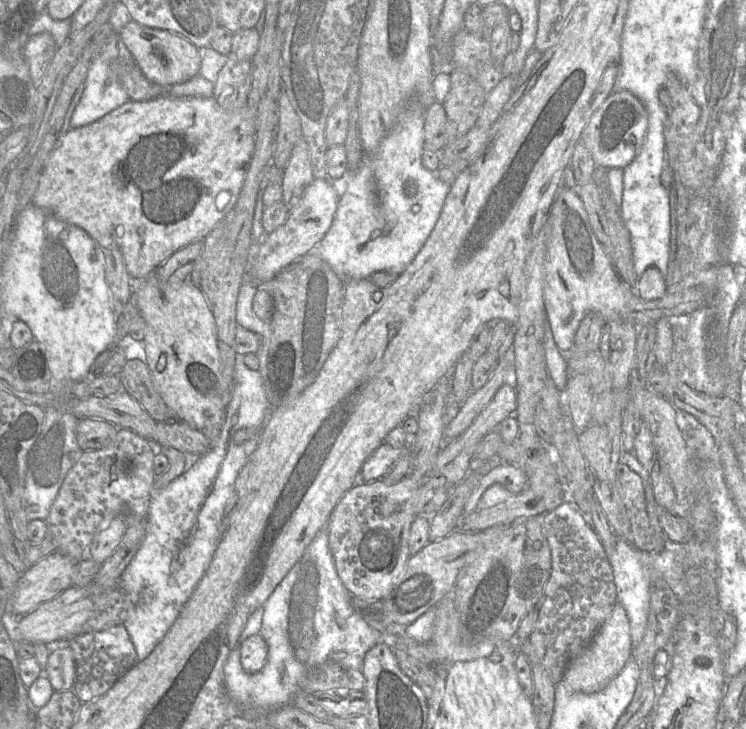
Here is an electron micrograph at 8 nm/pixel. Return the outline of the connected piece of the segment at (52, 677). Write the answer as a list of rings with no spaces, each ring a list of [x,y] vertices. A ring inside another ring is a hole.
[[[57,645],[51,649],[44,674],[54,691],[71,690],[75,683],[73,653],[68,645]]]

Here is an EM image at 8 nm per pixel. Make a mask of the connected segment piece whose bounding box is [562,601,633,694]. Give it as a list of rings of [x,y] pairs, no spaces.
[[[617,601],[611,615],[595,634],[589,645],[569,661],[562,680],[575,692],[586,694],[599,692],[623,669],[632,656],[632,647],[629,620],[624,607]]]

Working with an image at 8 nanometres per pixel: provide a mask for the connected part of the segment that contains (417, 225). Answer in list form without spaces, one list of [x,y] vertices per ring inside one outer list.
[[[413,96],[408,102],[404,111],[401,113],[395,126],[388,132],[388,134],[381,142],[379,148],[373,154],[364,154],[362,163],[355,171],[348,171],[347,169],[347,188],[343,195],[339,197],[333,222],[323,239],[311,250],[311,253],[316,254],[318,257],[326,261],[333,268],[333,270],[344,280],[370,278],[373,273],[378,271],[389,271],[398,275],[416,257],[439,219],[451,185],[448,185],[441,181],[438,178],[436,172],[428,170],[424,167],[422,163],[422,152],[424,149],[423,127],[426,109],[427,108],[425,108],[420,103],[419,99],[416,96]]]

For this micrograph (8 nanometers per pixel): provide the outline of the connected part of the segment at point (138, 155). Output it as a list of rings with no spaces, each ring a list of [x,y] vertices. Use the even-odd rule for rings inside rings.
[[[163,95],[147,101],[128,101],[99,120],[70,129],[51,153],[33,195],[32,203],[57,218],[84,231],[100,247],[117,247],[124,258],[132,281],[153,274],[174,252],[195,241],[204,240],[213,228],[235,207],[255,149],[256,119],[246,105],[235,110],[223,109],[213,97],[172,97]]]

